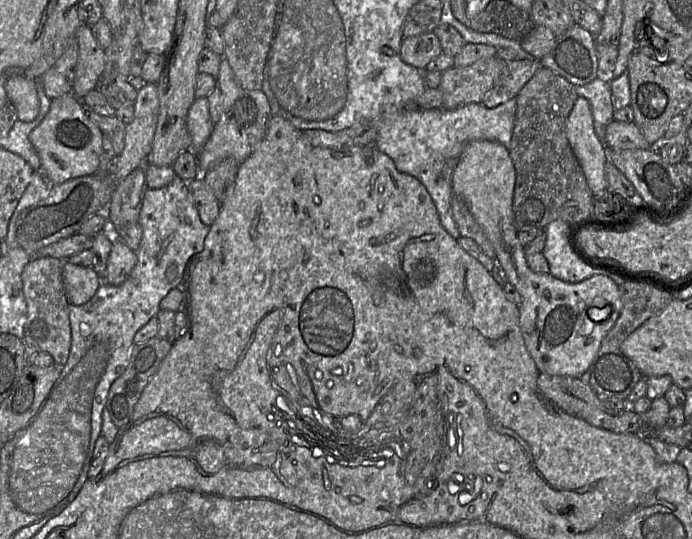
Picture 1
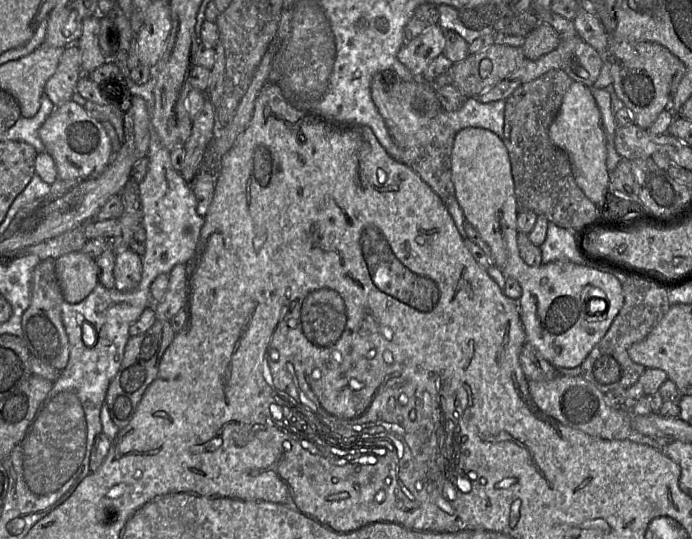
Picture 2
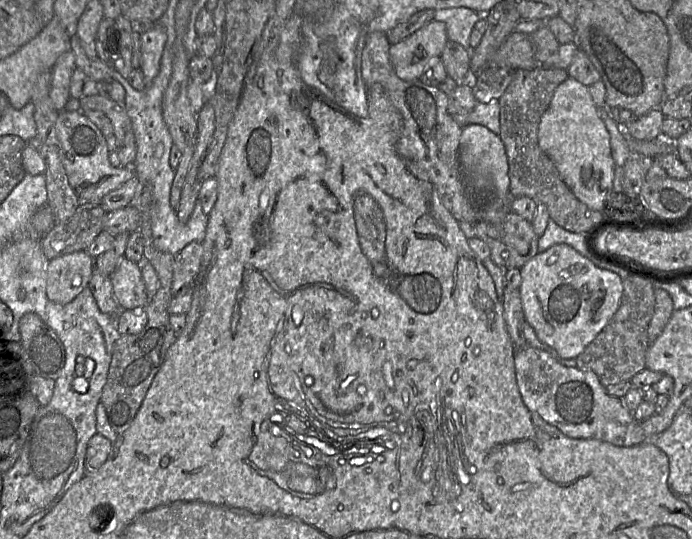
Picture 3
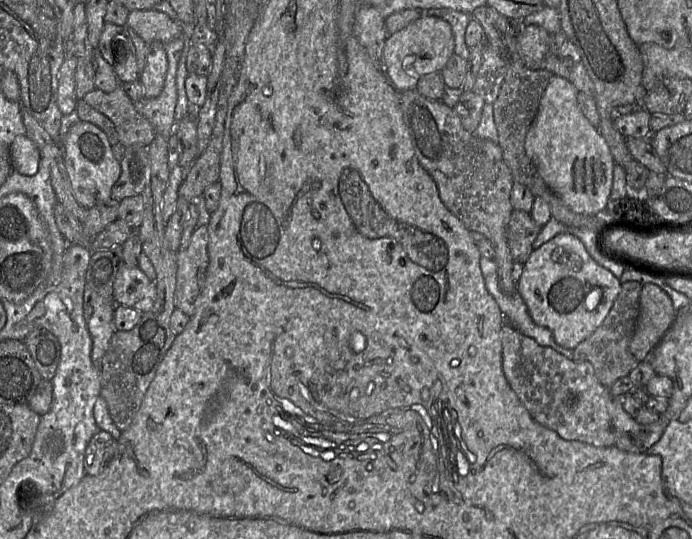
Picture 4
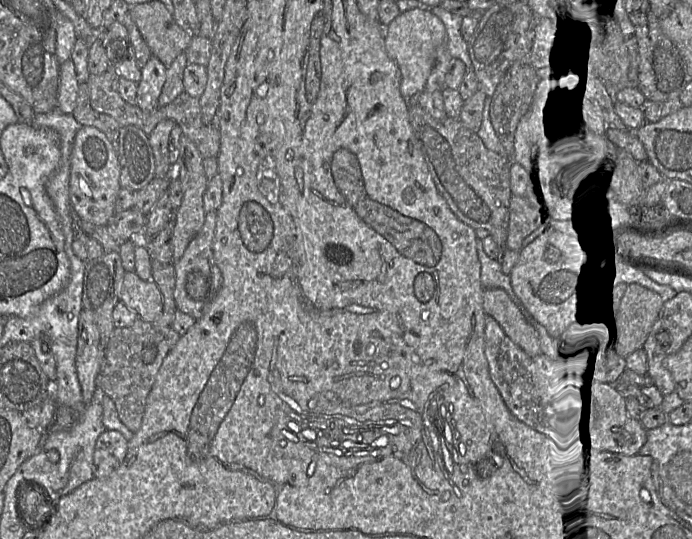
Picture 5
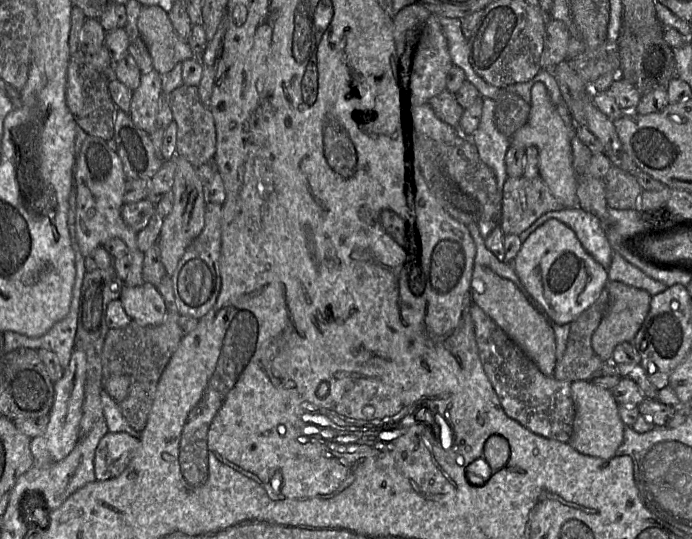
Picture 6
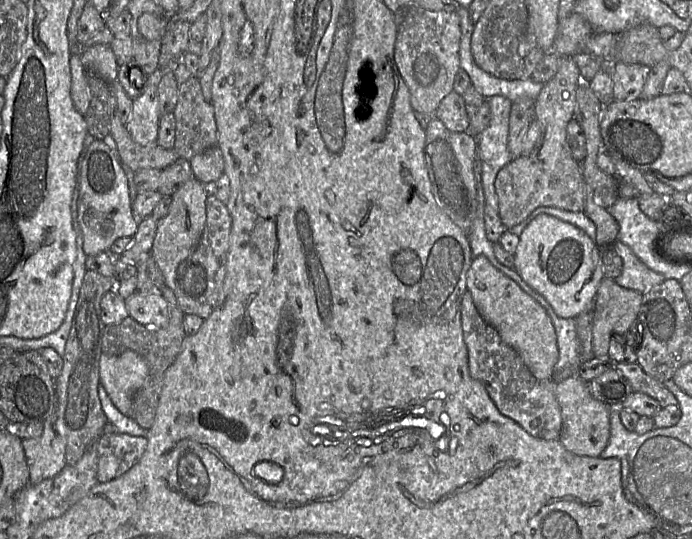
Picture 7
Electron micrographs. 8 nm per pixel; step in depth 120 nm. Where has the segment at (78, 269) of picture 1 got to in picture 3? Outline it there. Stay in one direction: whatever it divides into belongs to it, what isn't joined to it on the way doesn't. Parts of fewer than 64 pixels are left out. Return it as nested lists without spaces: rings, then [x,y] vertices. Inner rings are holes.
[[[77,251],[50,260],[47,295],[59,304],[73,301],[89,284],[94,272],[94,258],[87,251]]]

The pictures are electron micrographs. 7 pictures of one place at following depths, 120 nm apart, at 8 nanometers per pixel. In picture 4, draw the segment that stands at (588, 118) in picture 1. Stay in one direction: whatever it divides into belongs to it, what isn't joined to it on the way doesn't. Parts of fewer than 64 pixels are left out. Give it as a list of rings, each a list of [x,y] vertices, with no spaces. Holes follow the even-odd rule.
[[[553,76],[541,98],[537,114],[525,138],[525,152],[536,166],[546,184],[560,197],[572,211],[589,216],[602,213],[610,201],[615,161],[610,148],[600,133],[581,111],[577,88],[559,76]]]

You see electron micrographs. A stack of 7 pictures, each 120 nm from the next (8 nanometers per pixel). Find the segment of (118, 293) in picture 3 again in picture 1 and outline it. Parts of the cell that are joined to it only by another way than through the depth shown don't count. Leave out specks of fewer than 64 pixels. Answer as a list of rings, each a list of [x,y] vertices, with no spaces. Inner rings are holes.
[[[114,237],[103,280],[113,286],[121,285],[137,263],[136,253],[121,239]]]

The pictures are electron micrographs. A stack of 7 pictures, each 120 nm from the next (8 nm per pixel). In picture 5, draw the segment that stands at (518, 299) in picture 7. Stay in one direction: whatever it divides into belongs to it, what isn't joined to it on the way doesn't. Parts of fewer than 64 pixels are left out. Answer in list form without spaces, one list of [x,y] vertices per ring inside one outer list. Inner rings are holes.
[[[484,289],[483,307],[485,314],[492,316],[505,334],[529,356],[543,354],[536,328],[504,290]]]

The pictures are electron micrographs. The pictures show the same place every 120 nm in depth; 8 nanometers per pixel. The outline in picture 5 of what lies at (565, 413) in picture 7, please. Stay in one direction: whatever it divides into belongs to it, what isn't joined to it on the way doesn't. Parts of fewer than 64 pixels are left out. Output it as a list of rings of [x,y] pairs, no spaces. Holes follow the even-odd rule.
[[[588,382],[591,407],[590,429],[582,445],[596,452],[613,452],[622,455],[636,455],[646,442],[646,429],[639,420],[631,418],[625,409],[624,397],[612,389],[610,384]]]

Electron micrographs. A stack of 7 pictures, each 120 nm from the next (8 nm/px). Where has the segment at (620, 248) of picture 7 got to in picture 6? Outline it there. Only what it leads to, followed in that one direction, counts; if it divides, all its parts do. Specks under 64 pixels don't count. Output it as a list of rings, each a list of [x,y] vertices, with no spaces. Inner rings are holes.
[[[614,253],[607,269],[608,280],[647,291],[651,296],[665,291],[668,287],[646,275],[642,270],[629,263],[619,253]]]

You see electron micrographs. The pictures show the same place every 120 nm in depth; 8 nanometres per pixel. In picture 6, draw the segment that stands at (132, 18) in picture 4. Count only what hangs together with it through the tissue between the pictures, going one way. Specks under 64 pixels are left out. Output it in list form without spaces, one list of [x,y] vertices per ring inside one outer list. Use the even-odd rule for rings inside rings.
[[[158,5],[142,7],[137,19],[139,34],[153,62],[153,70],[161,76],[176,64],[195,57],[187,40],[175,31],[169,13]]]

